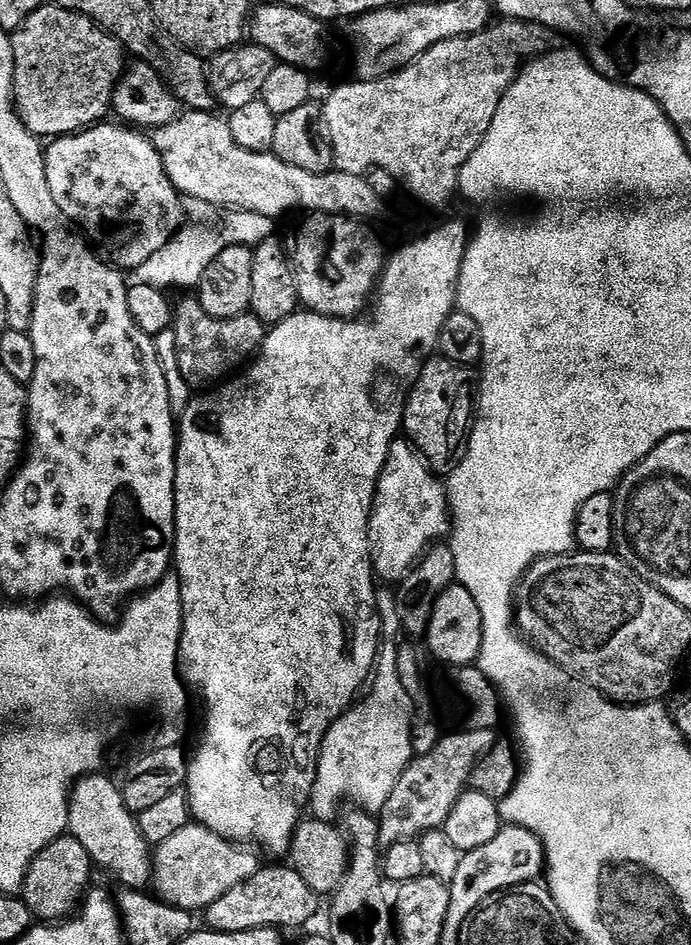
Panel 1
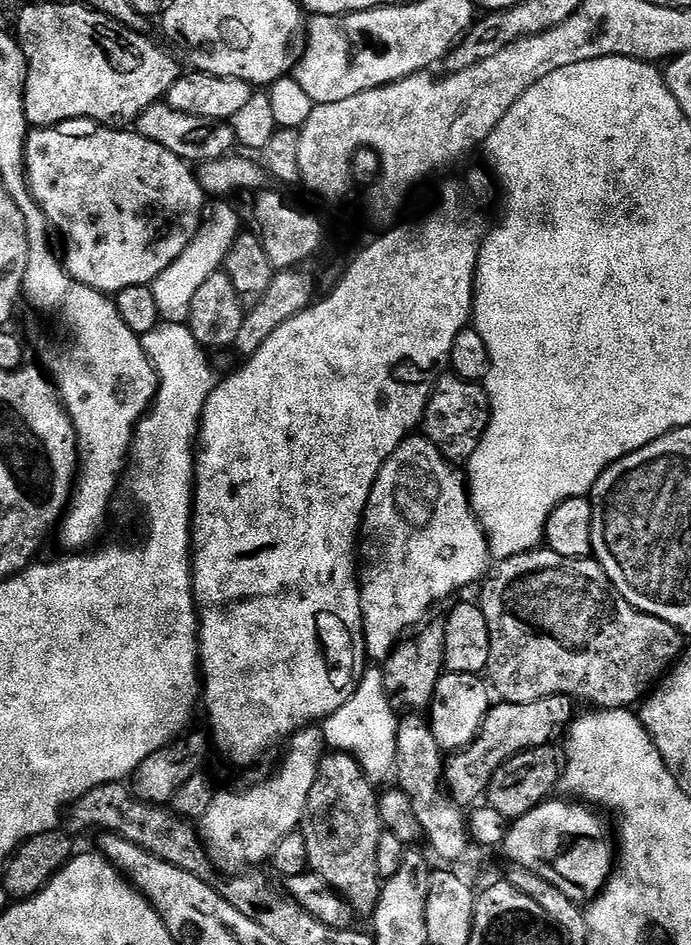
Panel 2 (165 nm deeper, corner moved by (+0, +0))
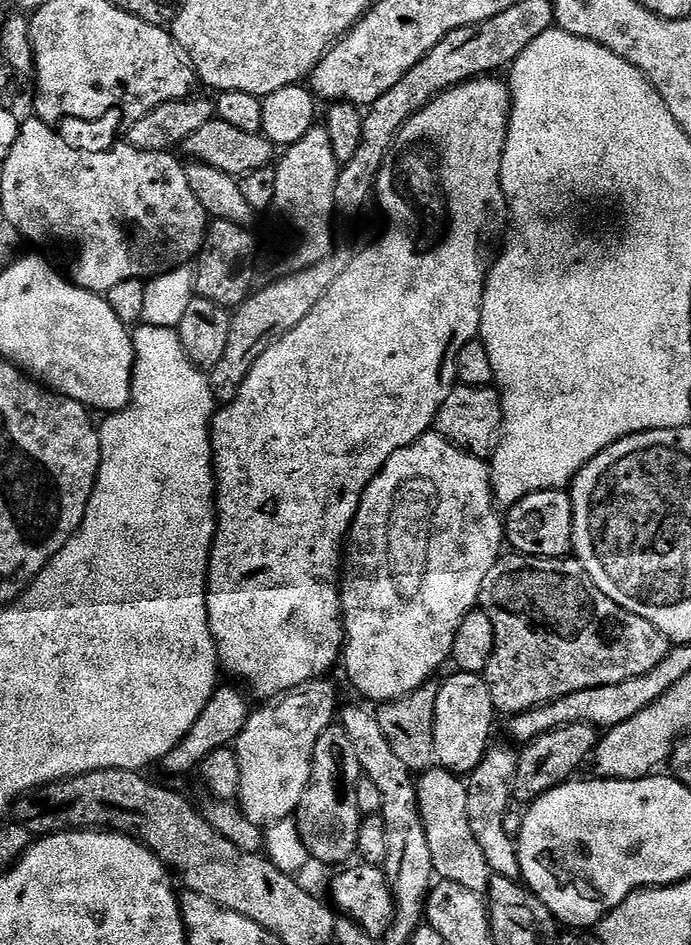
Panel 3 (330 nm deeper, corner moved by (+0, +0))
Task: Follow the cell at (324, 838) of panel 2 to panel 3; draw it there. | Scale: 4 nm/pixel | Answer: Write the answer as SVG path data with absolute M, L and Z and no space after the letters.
M333 722L326 730L322 730L322 738L318 738L318 743L314 746L310 782L294 813L298 834L313 861L321 860L324 864L344 866L356 856L362 819L358 810L360 779L362 773L358 766L358 754L346 735L346 730L339 722Z

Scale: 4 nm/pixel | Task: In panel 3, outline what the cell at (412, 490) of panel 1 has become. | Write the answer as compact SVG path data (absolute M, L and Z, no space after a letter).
M432 430L425 432L410 446L390 454L390 458L384 463L378 475L372 479L370 486L364 488L356 517L350 526L342 549L342 575L339 578L339 592L340 613L343 616L346 641L342 653L342 667L344 666L348 671L349 682L366 699L376 700L375 702L400 700L403 696L408 696L414 690L418 690L423 684L429 683L435 677L432 675L444 663L447 665L451 661L454 634L458 634L458 626L462 626L464 615L479 605L482 582L486 582L486 574L490 574L490 570L494 570L505 544L502 516L492 495L492 473L489 465L481 457L471 456L469 452L456 448L445 436Z

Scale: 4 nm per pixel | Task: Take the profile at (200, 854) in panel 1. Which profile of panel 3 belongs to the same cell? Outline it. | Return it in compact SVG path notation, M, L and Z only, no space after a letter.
M316 679L299 690L293 690L271 702L265 703L251 713L246 726L236 739L235 749L240 771L240 795L238 803L246 818L258 827L267 829L280 820L287 820L295 813L302 802L302 794L306 794L306 786L310 782L310 770L314 758L314 746L318 738L322 738L322 730L326 730L338 716L336 704L336 688L327 684L327 679Z

